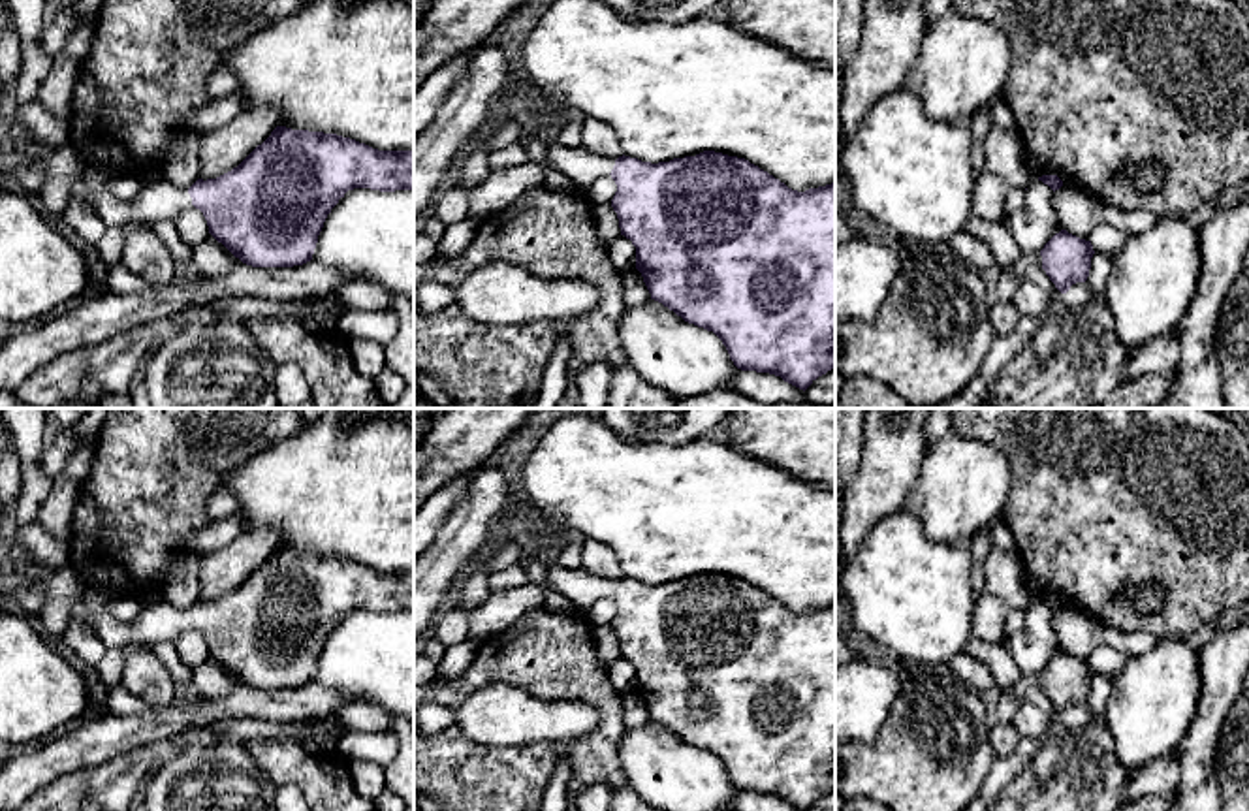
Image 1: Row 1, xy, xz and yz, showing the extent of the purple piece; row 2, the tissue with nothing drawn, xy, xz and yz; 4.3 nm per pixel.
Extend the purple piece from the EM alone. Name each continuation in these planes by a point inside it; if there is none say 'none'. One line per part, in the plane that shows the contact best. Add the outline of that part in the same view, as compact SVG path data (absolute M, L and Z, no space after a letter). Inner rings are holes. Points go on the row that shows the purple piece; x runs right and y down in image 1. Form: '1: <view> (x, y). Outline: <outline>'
1: xy (160, 200). Outline: M79 177L70 186L70 199L88 201L107 228L175 220L181 213L194 207L188 190L171 184L164 177L143 186L130 201L115 198L107 186L88 190L83 177Z

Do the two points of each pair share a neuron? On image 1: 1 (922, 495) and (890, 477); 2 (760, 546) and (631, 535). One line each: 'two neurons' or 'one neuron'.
1: two neurons
2: one neuron

